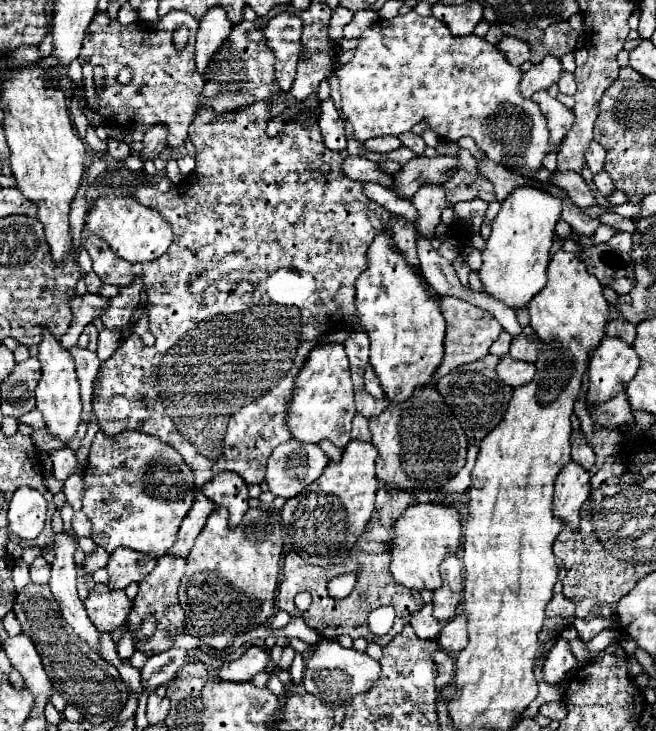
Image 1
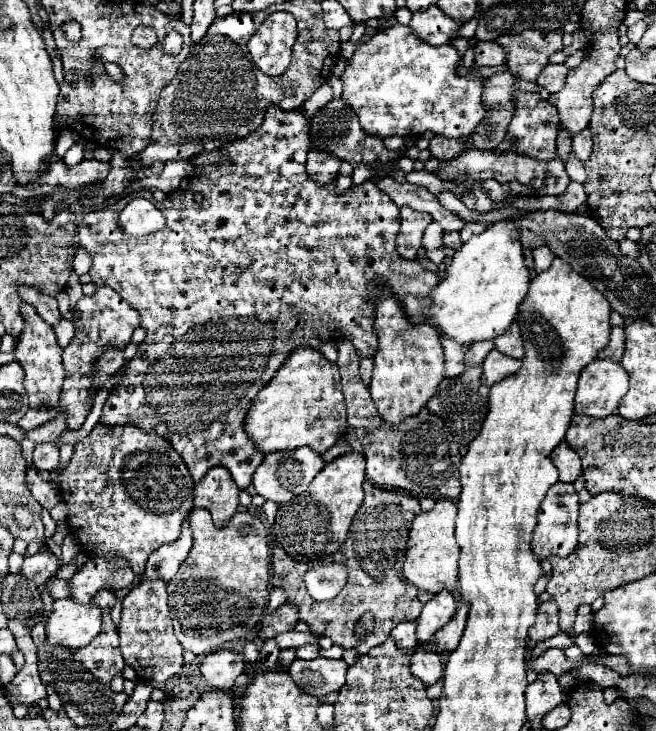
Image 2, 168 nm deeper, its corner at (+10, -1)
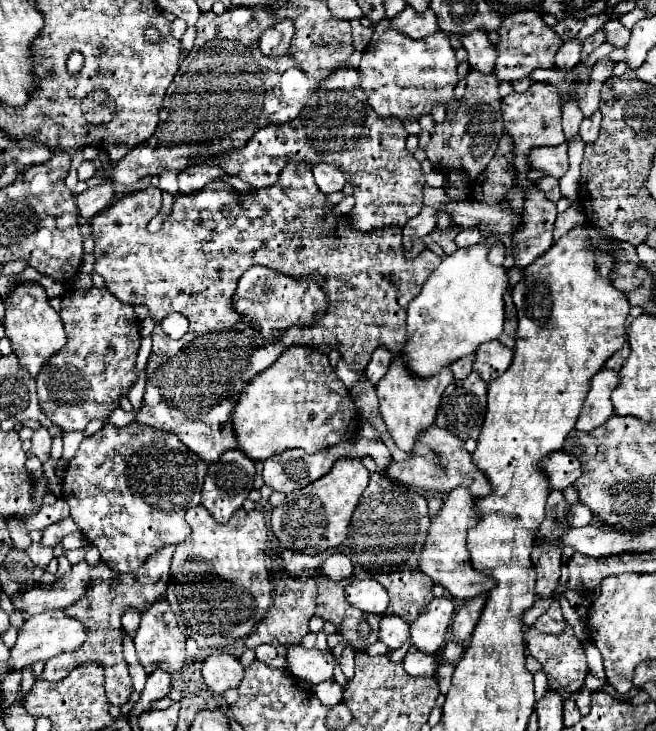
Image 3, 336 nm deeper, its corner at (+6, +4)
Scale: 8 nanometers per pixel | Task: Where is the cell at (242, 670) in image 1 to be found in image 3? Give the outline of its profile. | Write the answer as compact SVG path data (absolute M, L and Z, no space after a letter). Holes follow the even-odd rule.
M211 652L203 660L203 680L215 694L223 694L227 688L237 688L243 680L243 666L239 658L225 652Z

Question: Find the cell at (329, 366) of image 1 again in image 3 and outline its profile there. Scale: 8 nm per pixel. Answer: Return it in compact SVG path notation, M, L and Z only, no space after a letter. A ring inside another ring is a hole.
M289 346L271 368L257 374L255 380L241 392L241 398L233 412L233 428L239 440L239 450L255 462L263 462L289 448L303 448L307 454L313 454L343 440L353 440L359 430L357 426L357 410L347 392L347 386L335 374L329 356L317 352L315 348L301 346Z

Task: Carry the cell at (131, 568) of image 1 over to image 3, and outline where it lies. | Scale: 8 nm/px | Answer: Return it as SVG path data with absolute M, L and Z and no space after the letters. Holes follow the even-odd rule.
M87 562L73 564L71 572L67 572L63 578L49 586L35 586L23 594L21 600L13 600L13 604L27 614L41 614L55 608L69 608L69 604L75 604L85 596L89 590L89 576L91 566Z

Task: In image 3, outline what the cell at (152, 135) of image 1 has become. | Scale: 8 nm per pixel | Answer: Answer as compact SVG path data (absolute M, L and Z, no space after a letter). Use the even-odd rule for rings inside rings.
M103 182L97 186L87 188L77 196L77 208L83 218L91 218L97 212L101 212L105 206L109 206L115 200L115 188L113 182Z

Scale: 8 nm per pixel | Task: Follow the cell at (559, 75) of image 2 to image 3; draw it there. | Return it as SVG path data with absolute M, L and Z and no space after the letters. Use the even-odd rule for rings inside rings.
M569 40L561 46L561 50L557 52L557 62L555 62L555 68L559 70L569 70L573 66L577 66L577 62L581 60L581 44L575 42L575 40Z

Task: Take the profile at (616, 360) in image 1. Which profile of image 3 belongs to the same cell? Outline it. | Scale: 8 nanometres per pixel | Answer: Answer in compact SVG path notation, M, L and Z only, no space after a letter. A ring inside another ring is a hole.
M601 368L589 382L589 392L583 402L579 420L575 424L577 430L593 430L601 424L605 424L607 418L613 416L613 404L611 404L611 392L621 384L621 376L617 370Z

